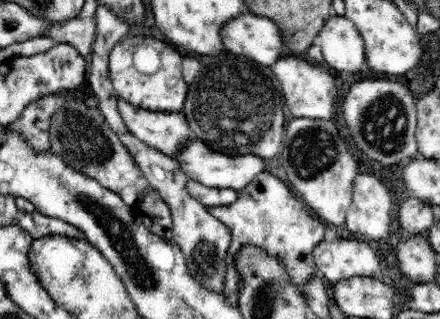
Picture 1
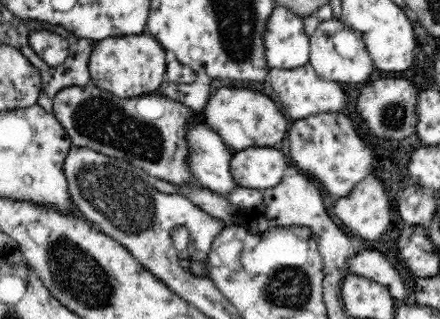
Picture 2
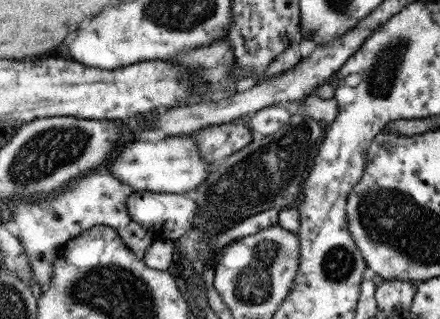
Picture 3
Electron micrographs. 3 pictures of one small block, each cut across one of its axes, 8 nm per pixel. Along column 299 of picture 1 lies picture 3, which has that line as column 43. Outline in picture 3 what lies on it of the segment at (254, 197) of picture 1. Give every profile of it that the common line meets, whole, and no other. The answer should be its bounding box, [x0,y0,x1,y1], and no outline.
[3,170,155,286]

